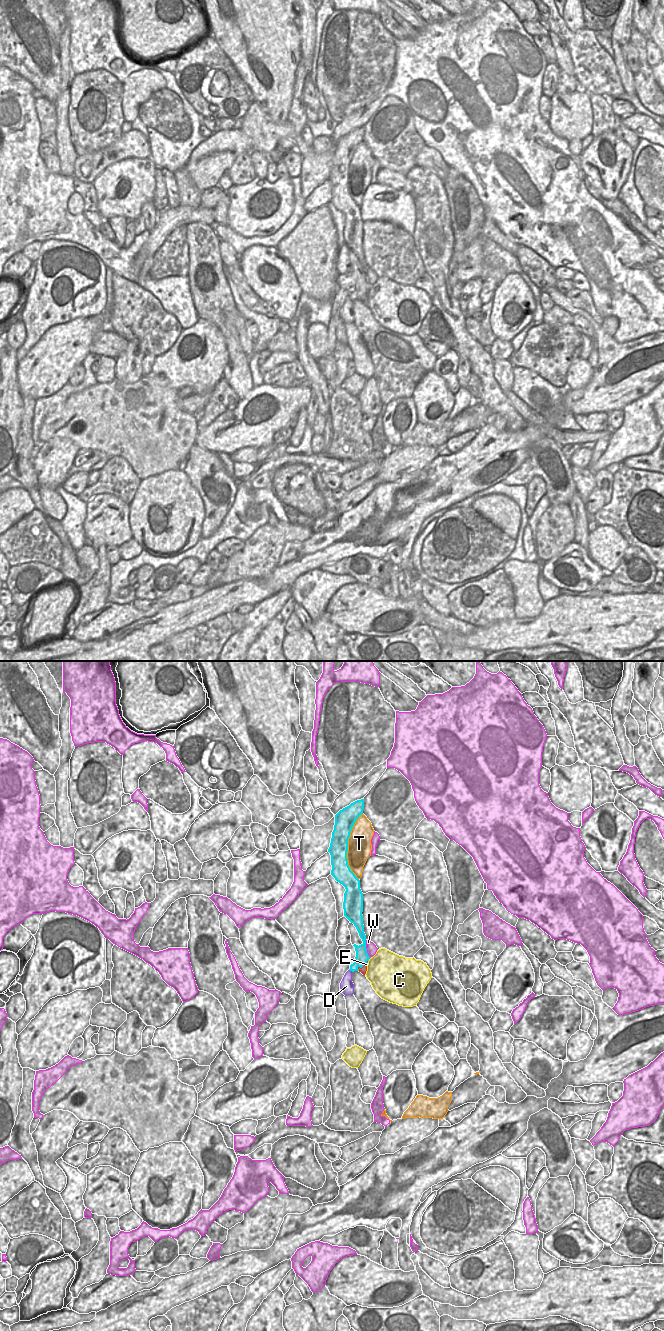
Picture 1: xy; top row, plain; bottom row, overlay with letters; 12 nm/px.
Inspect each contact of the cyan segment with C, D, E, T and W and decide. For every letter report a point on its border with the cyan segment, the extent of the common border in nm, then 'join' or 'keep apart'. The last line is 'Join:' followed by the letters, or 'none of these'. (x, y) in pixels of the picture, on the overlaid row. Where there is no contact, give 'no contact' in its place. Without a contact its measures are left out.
C: xy (368, 960) | 60 nm | keep apart
D: xy (351, 970) | 60 nm | keep apart
E: xy (363, 965) | 170 nm | keep apart
T: xy (347, 846) | 800 nm | keep apart
W: xy (366, 949) | 220 nm | keep apart
Join: none of these

